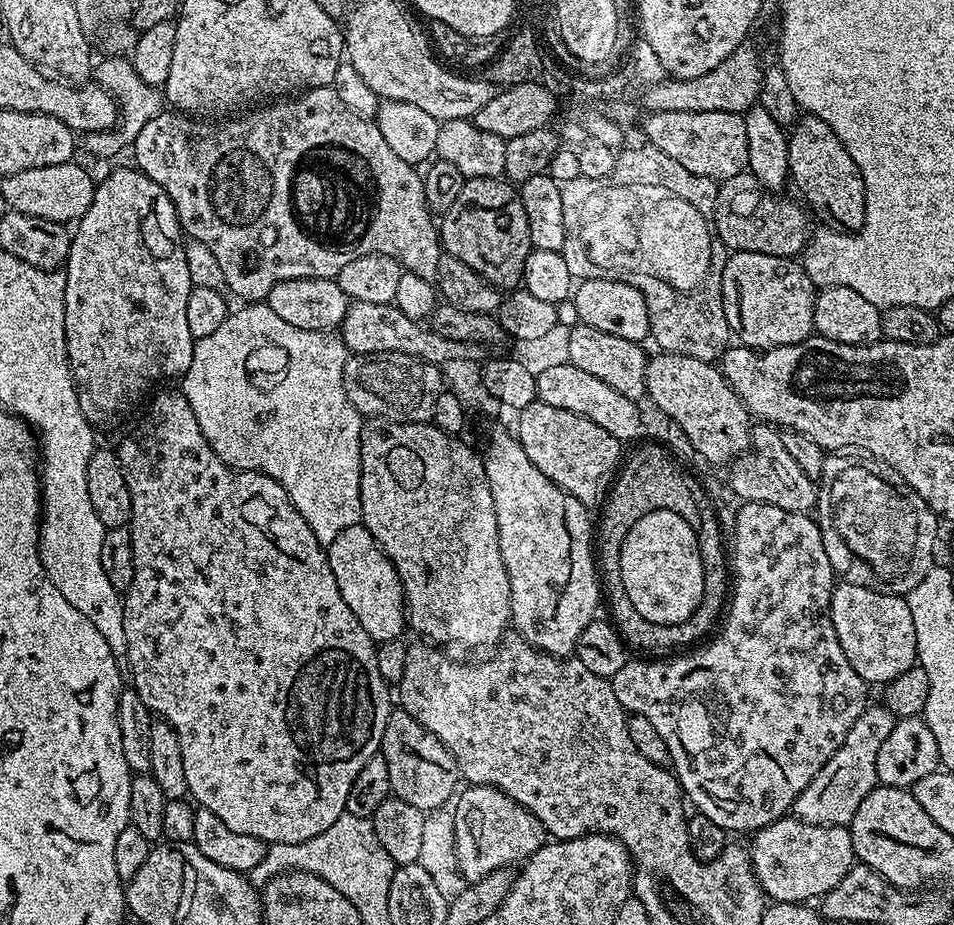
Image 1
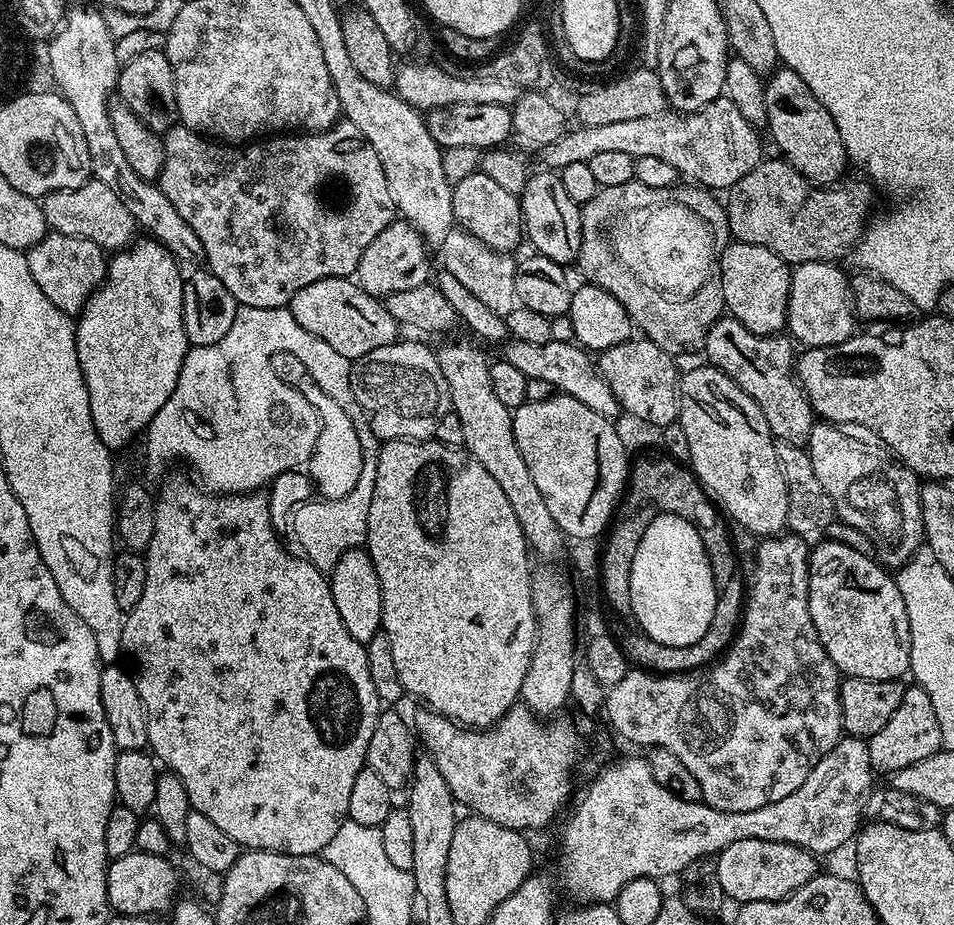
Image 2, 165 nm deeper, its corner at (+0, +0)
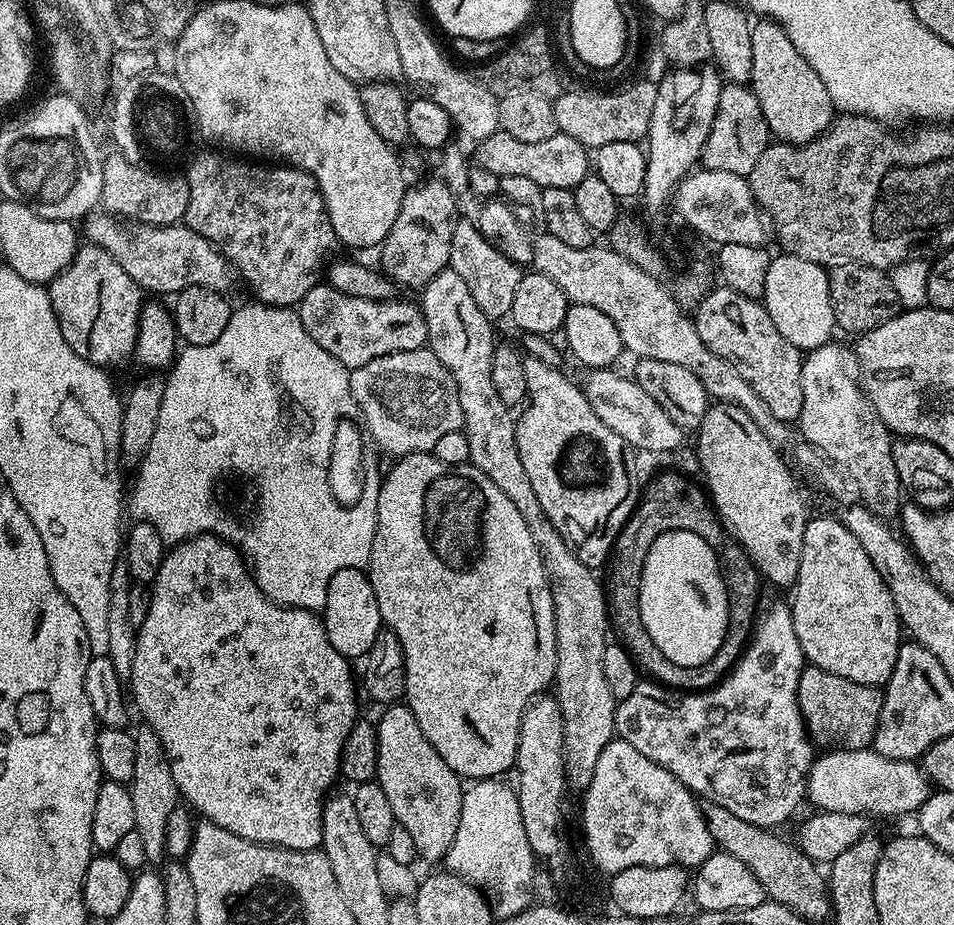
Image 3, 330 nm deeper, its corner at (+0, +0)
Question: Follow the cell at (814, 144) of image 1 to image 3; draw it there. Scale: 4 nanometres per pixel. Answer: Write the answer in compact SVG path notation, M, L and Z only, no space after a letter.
M761 19L752 24L752 46L754 70L750 87L758 98L758 106L762 106L769 133L786 144L808 144L824 135L834 119L830 94L826 94L822 78L810 70L810 62L798 54L786 30L774 20Z

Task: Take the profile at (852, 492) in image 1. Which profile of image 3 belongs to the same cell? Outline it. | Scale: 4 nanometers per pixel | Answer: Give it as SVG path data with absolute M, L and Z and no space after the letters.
M836 343L813 348L804 356L802 414L798 427L804 435L801 436L803 443L819 448L825 458L846 473L864 507L877 516L888 518L902 504L902 489L892 453L894 436L882 418L878 418L874 406L858 383L858 361L853 349Z

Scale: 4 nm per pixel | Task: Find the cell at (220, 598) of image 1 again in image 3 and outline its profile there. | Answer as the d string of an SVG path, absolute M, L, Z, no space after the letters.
M211 534L191 536L189 540L169 547L150 587L152 589L150 614L146 614L146 622L142 622L142 626L136 629L130 696L134 701L135 711L137 708L144 715L143 723L152 728L154 734L158 734L166 750L166 758L170 762L176 788L186 801L187 807L197 813L200 811L199 815L203 819L222 826L222 830L230 830L230 834L246 838L255 844L270 844L277 848L289 848L299 852L317 851L322 842L324 798L333 787L332 779L337 779L342 746L358 719L356 713L358 680L357 677L356 680L352 677L353 665L342 654L338 654L334 646L330 646L330 638L326 638L323 619L315 611L307 608L285 608L283 604L276 604L266 594L262 594L255 578L248 571L243 556L228 541L221 540L218 536Z

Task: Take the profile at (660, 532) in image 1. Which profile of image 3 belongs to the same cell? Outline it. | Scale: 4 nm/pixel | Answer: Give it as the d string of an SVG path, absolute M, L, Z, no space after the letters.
M687 530L659 534L644 555L638 606L646 634L670 662L684 667L710 662L728 629L728 595L717 549Z

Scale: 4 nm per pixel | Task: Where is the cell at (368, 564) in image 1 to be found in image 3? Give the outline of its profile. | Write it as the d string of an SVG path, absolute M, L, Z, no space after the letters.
M349 570L330 578L322 619L326 638L330 638L330 646L334 646L338 654L342 654L349 662L356 662L367 656L370 646L374 646L374 638L378 638L382 631L378 598L374 598L374 586L370 586L367 571Z

